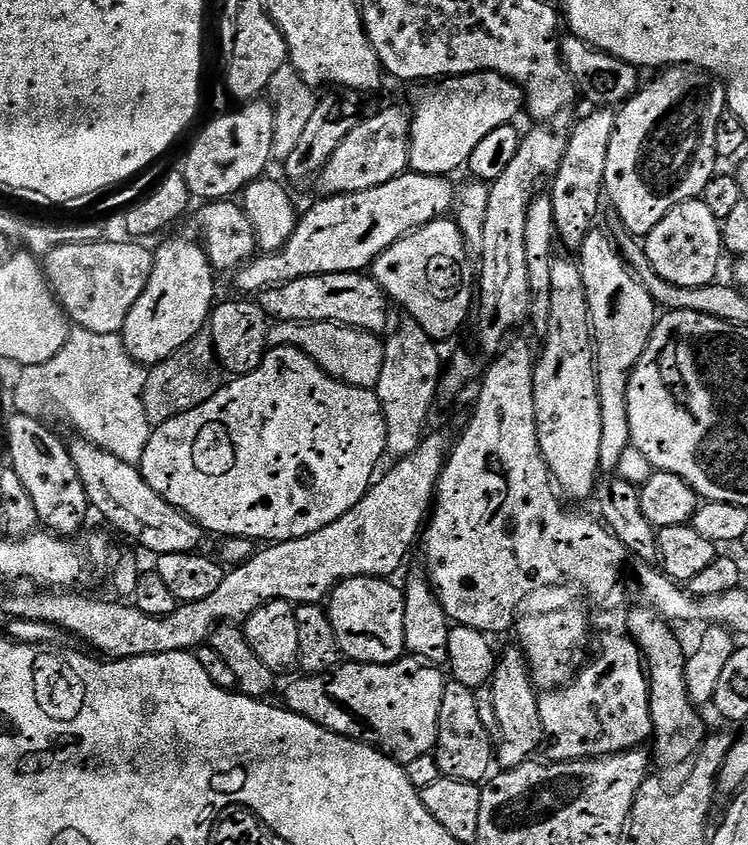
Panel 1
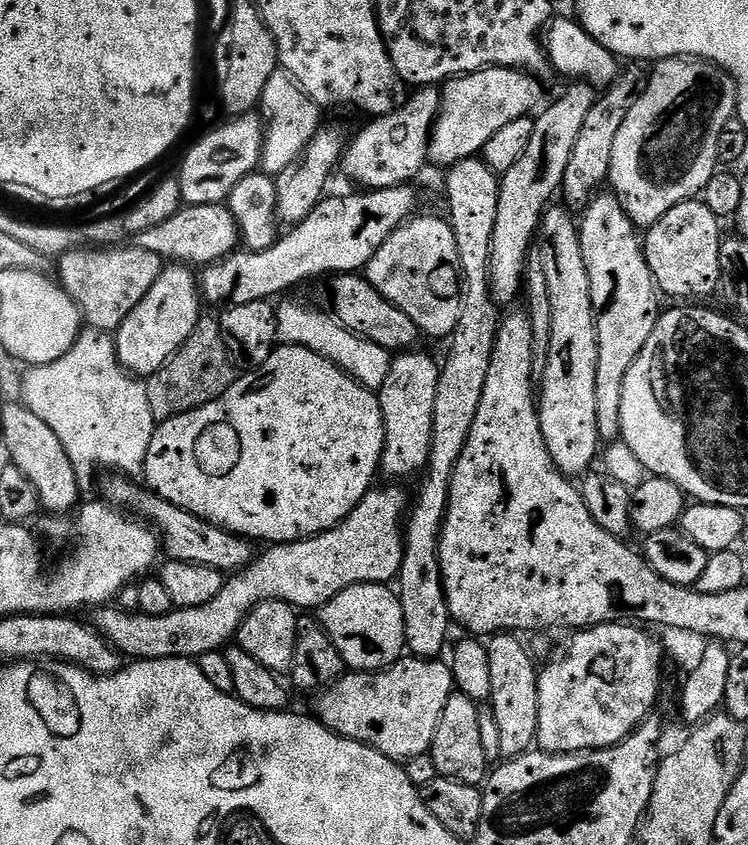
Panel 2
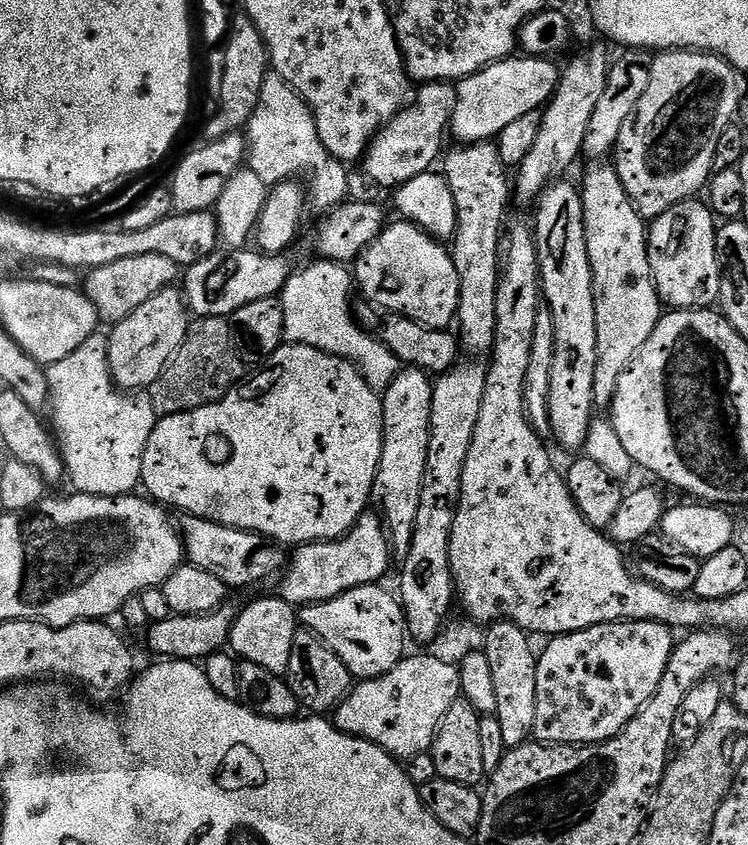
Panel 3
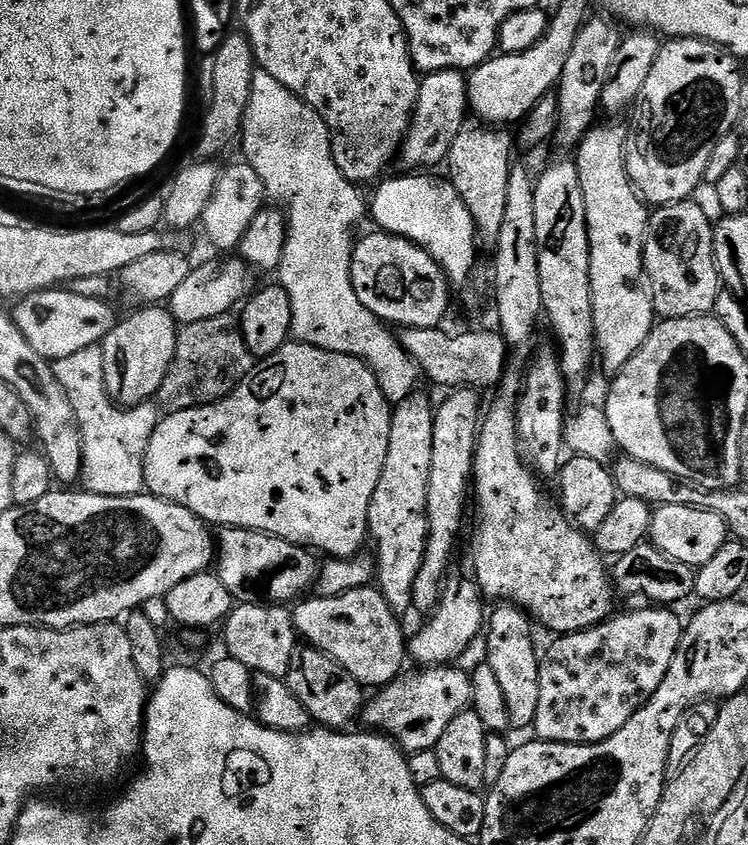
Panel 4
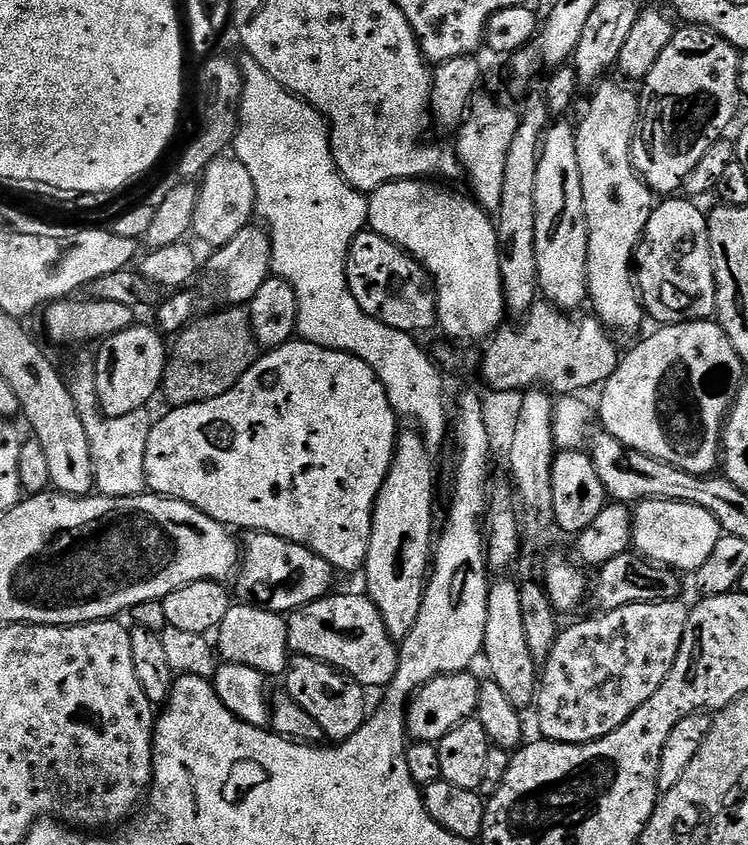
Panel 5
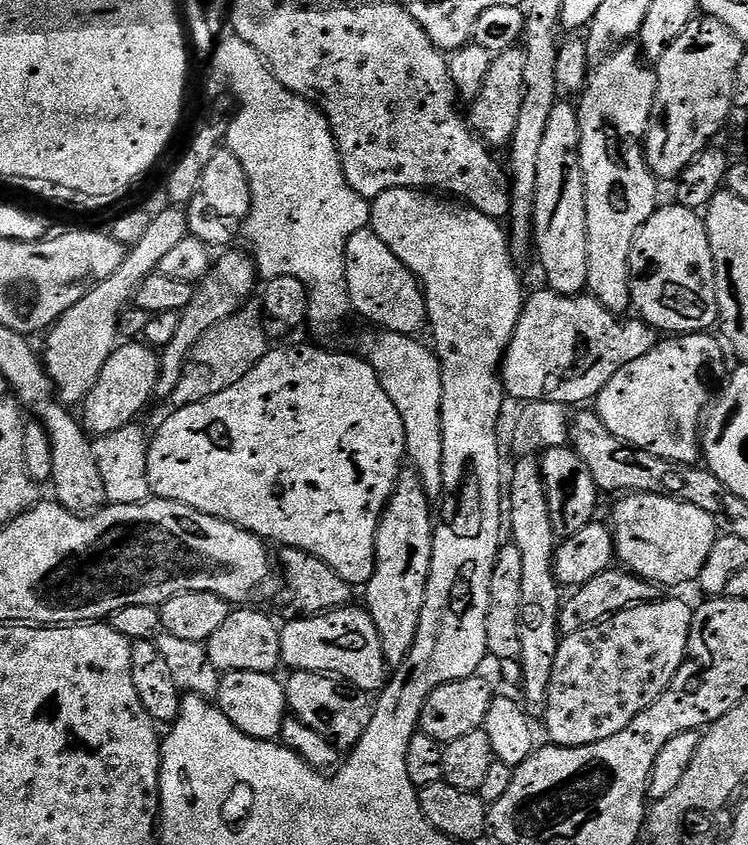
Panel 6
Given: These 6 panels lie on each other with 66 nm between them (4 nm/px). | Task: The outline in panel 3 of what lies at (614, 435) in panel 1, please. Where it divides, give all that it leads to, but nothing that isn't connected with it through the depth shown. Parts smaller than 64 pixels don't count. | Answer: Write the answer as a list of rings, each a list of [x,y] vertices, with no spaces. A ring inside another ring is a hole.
[[[600,162],[584,176],[584,229],[586,250],[592,267],[596,329],[598,330],[598,358],[594,366],[593,405],[597,409],[611,409],[618,390],[618,378],[631,368],[636,355],[646,346],[650,334],[658,326],[662,315],[660,295],[652,280],[648,257],[648,228],[644,217],[632,205],[615,167]]]

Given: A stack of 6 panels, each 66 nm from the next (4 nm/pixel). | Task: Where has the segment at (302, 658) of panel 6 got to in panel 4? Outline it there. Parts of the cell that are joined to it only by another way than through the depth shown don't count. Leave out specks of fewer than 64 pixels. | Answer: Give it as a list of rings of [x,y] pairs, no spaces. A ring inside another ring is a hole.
[[[379,587],[355,588],[346,594],[337,596],[319,594],[313,596],[313,600],[301,599],[291,609],[296,635],[305,645],[317,648],[319,652],[324,652],[330,658],[334,658],[334,662],[338,662],[346,670],[350,670],[350,674],[354,674],[356,681],[368,690],[383,688],[405,671],[406,636],[404,640],[404,628],[400,625],[399,620],[401,619],[398,614],[393,611],[384,595],[380,593]]]

